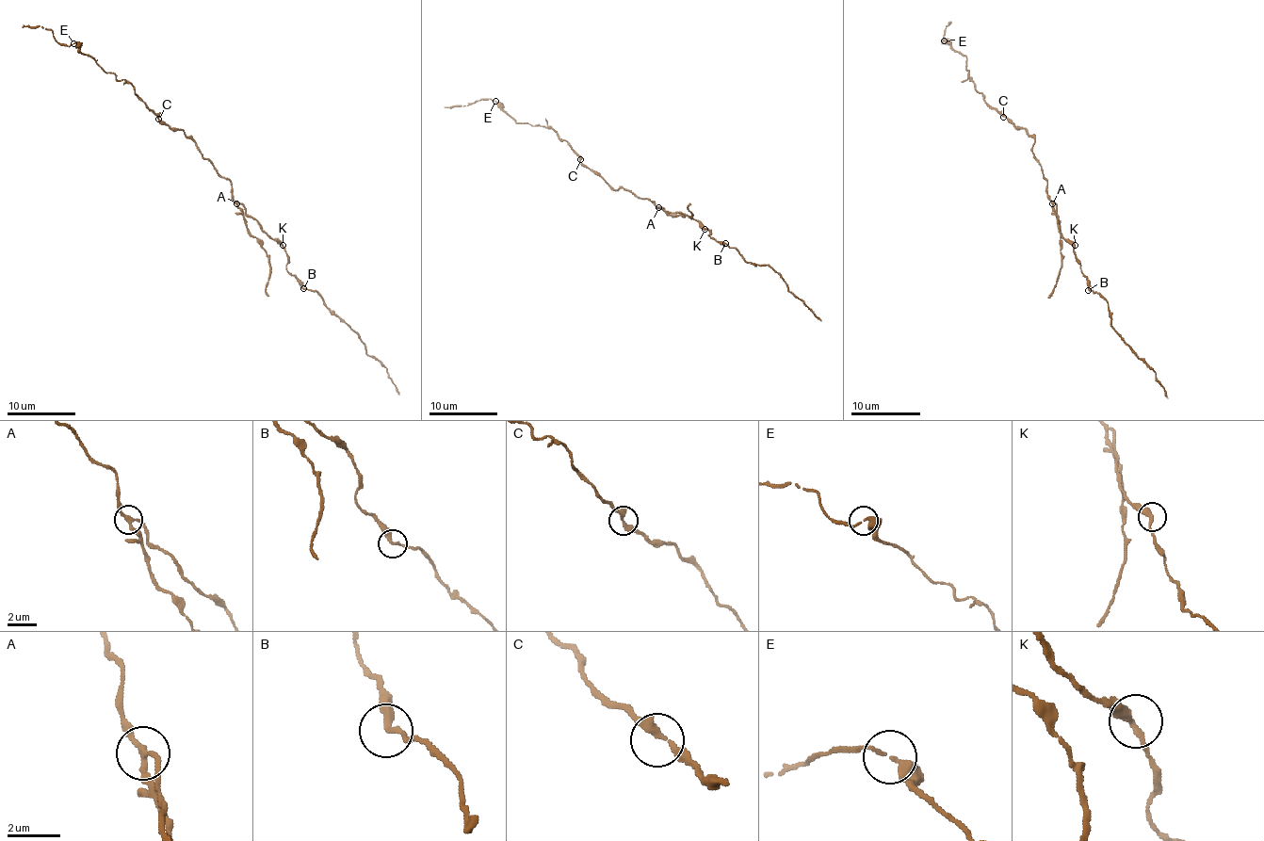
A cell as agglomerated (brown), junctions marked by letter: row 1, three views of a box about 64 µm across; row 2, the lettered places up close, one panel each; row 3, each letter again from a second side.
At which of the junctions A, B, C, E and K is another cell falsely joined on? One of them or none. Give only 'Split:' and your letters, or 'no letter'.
Split: A

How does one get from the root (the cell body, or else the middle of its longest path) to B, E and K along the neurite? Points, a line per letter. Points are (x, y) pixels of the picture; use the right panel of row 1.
B: (1046, 185), (1046, 197), (1057, 214), (1057, 228), (1073, 247), (1081, 273), (1087, 278), (1088, 290)
E: (1046, 185), (1033, 152), (1034, 139), (984, 100), (968, 79), (967, 58), (945, 40)
K: (1046, 185), (1046, 197), (1057, 214), (1057, 228), (1064, 238), (1075, 245)

